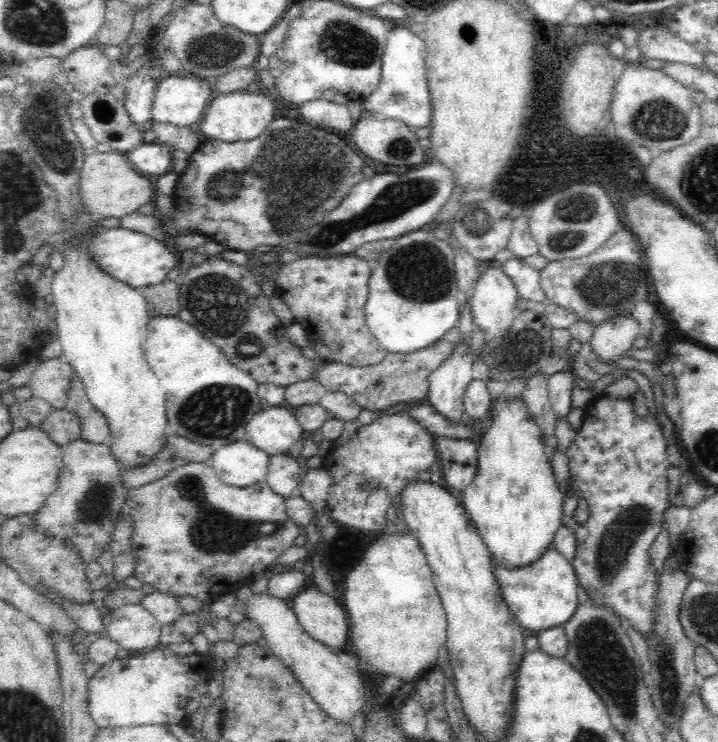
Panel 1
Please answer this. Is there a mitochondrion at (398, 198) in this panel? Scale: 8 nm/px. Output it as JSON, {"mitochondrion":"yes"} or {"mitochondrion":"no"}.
{"mitochondrion":"yes"}

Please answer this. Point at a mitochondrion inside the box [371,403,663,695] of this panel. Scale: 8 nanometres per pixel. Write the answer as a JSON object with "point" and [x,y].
{"point":[611,551]}

